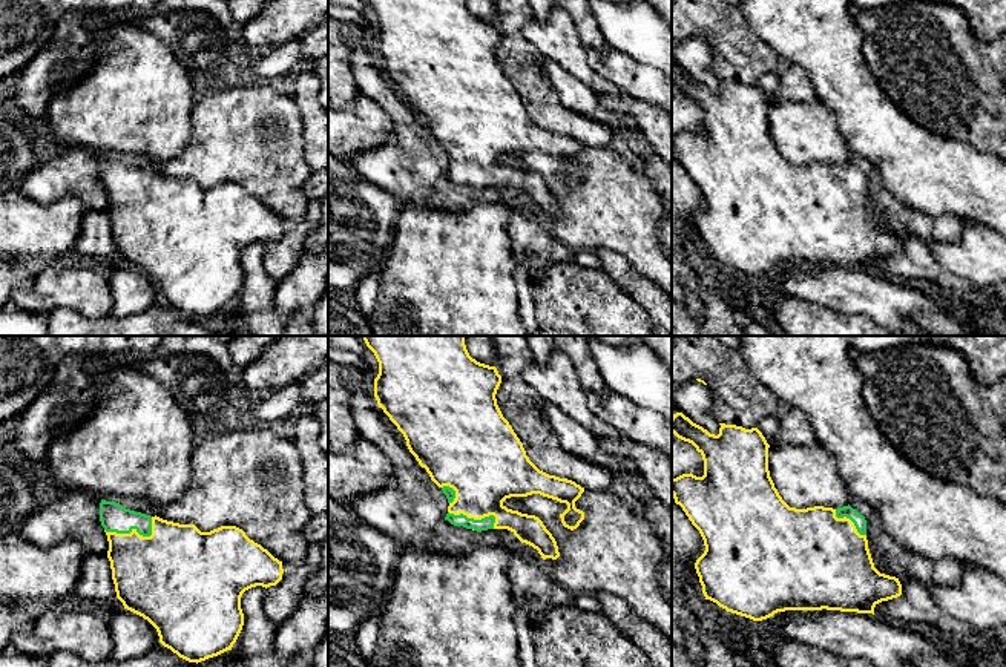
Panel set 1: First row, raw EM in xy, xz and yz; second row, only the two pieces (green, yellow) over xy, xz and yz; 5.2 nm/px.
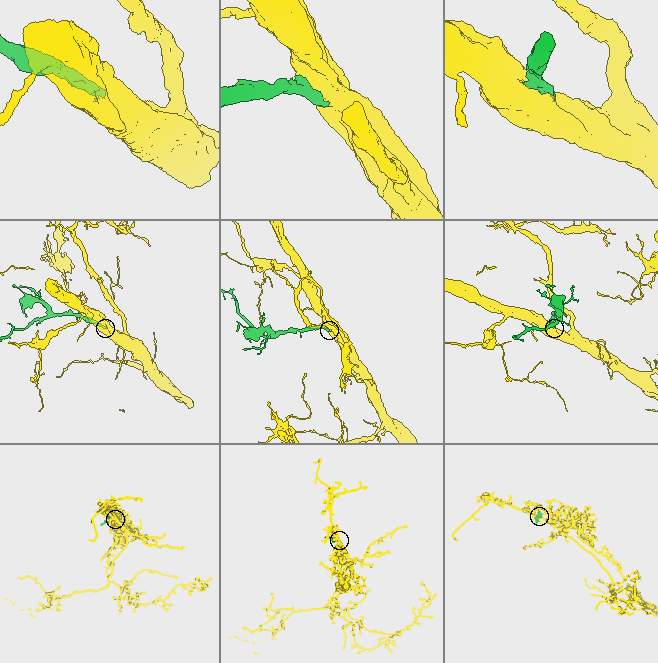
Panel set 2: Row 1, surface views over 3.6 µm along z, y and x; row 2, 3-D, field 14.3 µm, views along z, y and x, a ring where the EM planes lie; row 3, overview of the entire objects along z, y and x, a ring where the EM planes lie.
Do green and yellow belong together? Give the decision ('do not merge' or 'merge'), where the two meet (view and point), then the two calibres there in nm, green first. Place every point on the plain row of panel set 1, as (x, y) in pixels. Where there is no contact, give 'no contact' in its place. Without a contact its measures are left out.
merge; contact xy (137, 187); calibres 150 and 420 nm

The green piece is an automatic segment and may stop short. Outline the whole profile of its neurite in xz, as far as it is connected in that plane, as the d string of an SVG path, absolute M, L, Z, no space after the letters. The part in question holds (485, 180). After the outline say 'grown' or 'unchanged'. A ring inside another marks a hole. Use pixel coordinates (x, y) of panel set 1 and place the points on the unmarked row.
M367 0L367 3L379 18L379 31L374 35L377 61L403 90L406 103L419 121L446 152L449 163L445 176L477 189L508 186L521 199L537 205L543 216L557 216L560 213L557 198L543 178L535 172L508 166L503 158L511 153L540 150L566 159L567 166L560 170L560 175L564 184L574 187L584 176L584 169L575 164L584 144L572 136L549 132L529 117L523 100L497 61L495 51L501 40L497 25L472 15L465 0Z | grown

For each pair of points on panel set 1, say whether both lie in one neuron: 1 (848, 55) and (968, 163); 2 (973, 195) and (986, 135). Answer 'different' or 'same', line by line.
1: same
2: different

